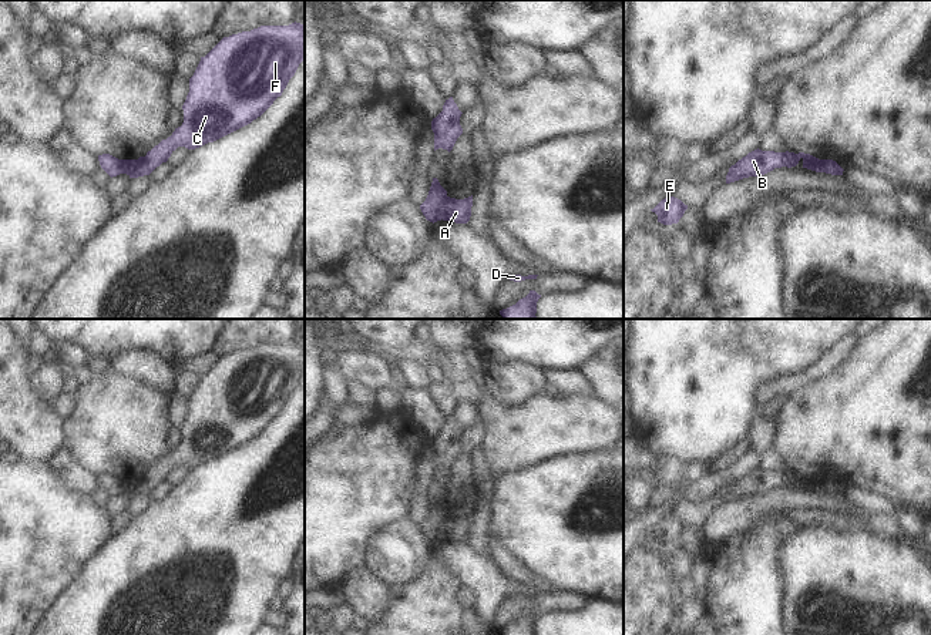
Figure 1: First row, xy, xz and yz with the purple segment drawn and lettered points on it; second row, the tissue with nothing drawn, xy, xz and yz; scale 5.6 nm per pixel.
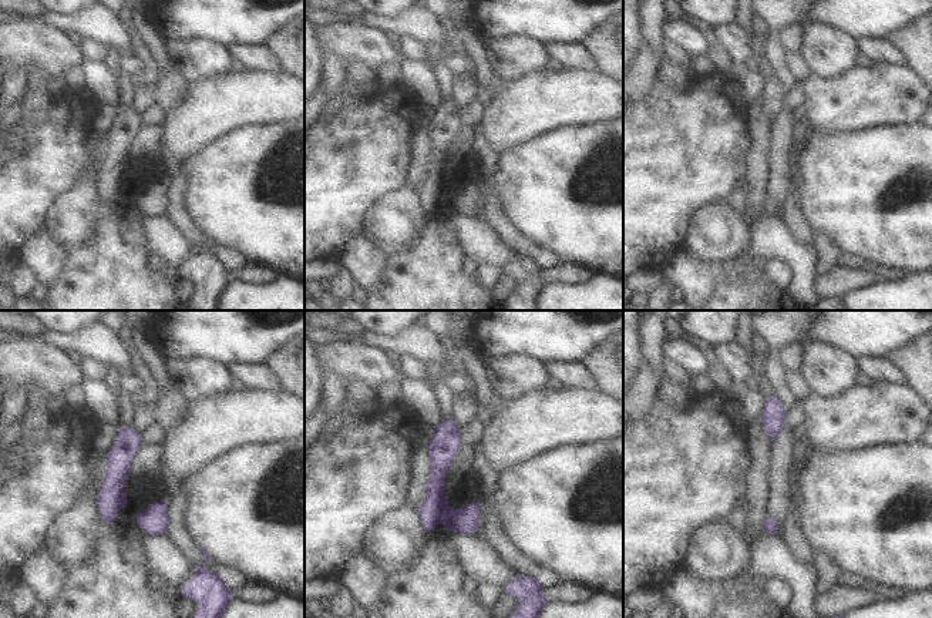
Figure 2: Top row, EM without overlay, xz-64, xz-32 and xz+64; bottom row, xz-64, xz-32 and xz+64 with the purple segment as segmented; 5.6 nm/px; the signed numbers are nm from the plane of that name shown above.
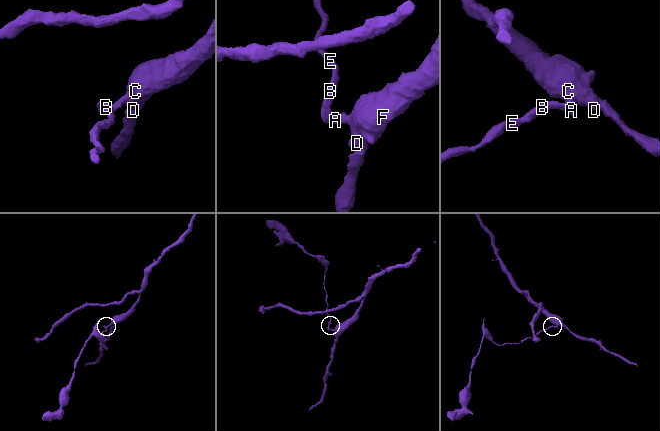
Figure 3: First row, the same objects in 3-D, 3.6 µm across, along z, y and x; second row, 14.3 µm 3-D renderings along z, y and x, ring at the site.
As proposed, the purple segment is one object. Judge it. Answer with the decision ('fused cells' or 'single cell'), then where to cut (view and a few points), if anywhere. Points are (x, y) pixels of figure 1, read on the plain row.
fused cells; cut xz (447, 516), (442, 523), (440, 537)

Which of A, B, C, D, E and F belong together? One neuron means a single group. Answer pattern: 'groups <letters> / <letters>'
groups A C D F / B E

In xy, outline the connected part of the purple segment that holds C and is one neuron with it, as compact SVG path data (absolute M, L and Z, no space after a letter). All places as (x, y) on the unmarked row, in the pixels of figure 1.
M305 343L261 345L223 356L189 397L184 441L145 476L124 478L130 497L149 494L178 466L214 461L261 436L305 379Z

